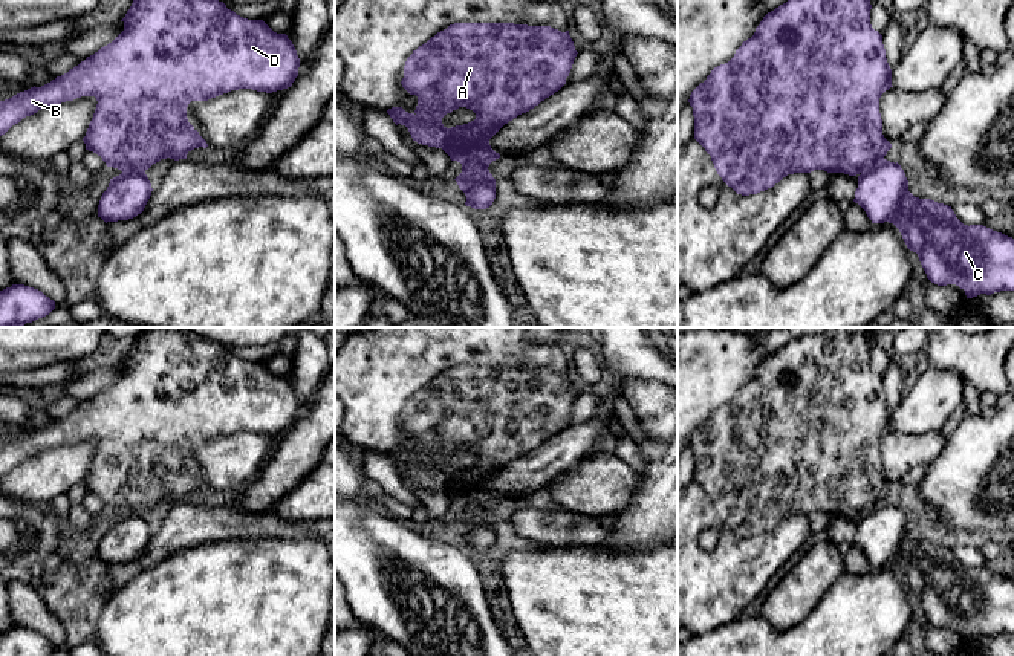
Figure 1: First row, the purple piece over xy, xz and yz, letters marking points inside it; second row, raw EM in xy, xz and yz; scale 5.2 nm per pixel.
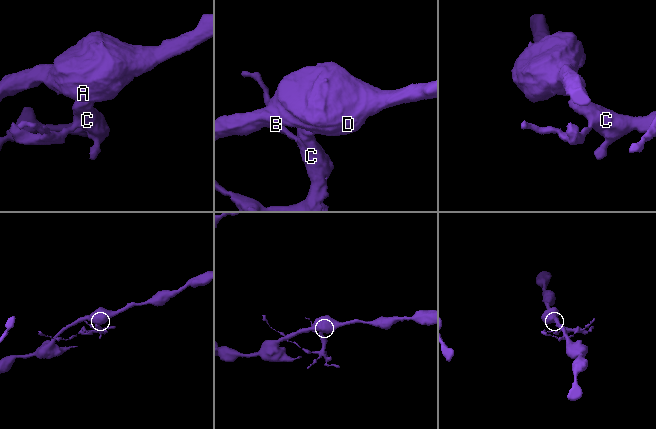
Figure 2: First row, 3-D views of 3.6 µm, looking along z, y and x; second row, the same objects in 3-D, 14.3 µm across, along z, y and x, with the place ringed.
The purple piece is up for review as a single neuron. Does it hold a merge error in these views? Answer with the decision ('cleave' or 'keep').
cleave

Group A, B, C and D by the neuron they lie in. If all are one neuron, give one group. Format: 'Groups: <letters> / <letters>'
Groups: A B D / C

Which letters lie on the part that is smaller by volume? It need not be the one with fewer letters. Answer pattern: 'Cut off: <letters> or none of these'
Cut off: C

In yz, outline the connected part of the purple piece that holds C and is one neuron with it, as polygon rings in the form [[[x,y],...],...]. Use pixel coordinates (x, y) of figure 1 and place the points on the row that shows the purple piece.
[[[881,159],[864,170],[858,176],[853,202],[866,211],[872,223],[889,222],[899,229],[907,248],[918,254],[931,283],[956,284],[965,291],[967,298],[1014,291],[1014,239],[983,225],[964,225],[951,206],[915,197],[898,162]]]

